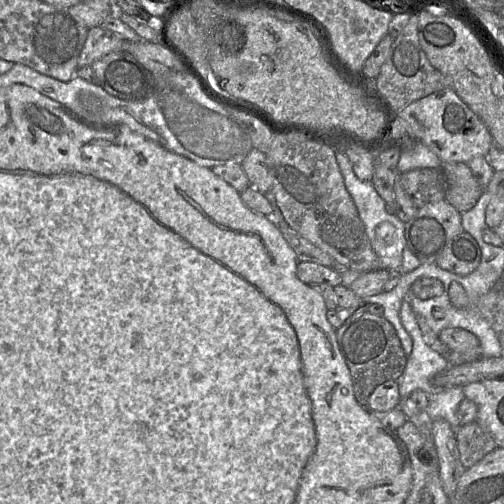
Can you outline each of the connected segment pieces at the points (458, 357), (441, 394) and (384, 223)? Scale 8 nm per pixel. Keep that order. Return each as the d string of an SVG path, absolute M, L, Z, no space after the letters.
M446 328L438 335L449 349L449 366L472 363L484 357L479 339L471 332L461 328Z
M461 386L444 388L436 394L430 395L429 404L425 409L427 421L430 423L435 420L445 420L453 430L456 430L461 426L458 407L464 398Z
M332 149L336 150L336 161L343 176L345 188L358 210L369 242L381 262L381 269L402 273L402 252L406 247L405 223L388 208L385 201L376 192L371 181L363 181L356 176L348 157L340 150Z

